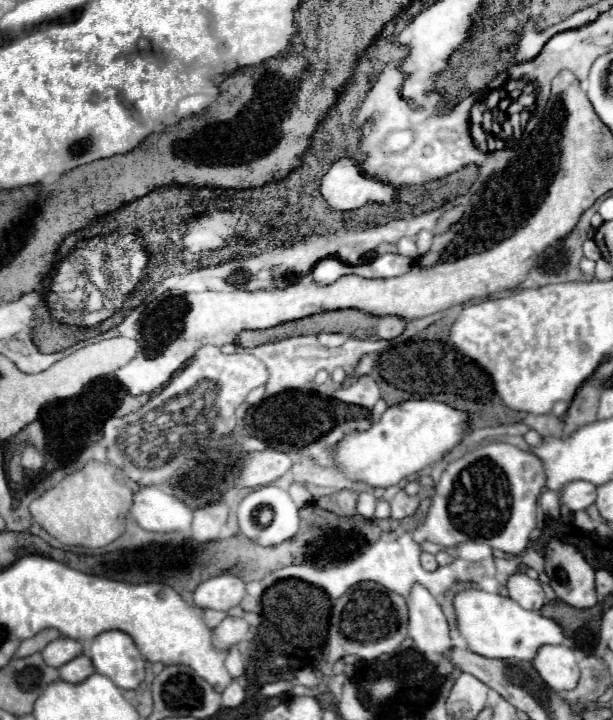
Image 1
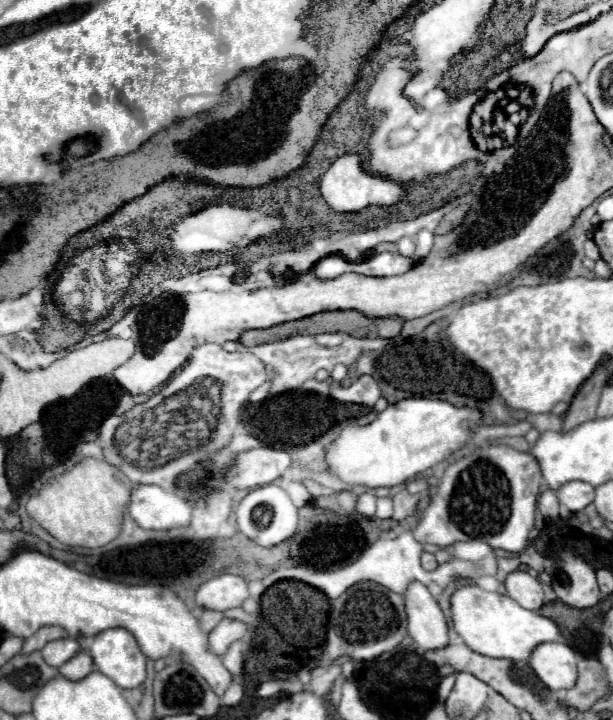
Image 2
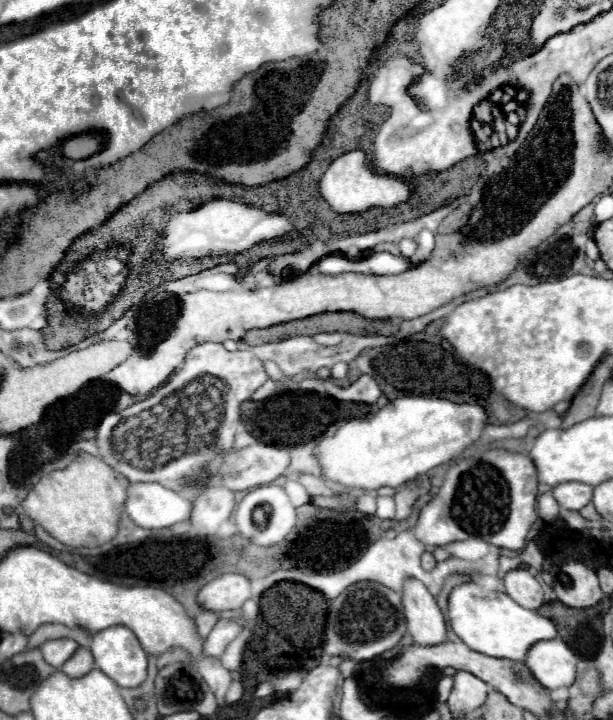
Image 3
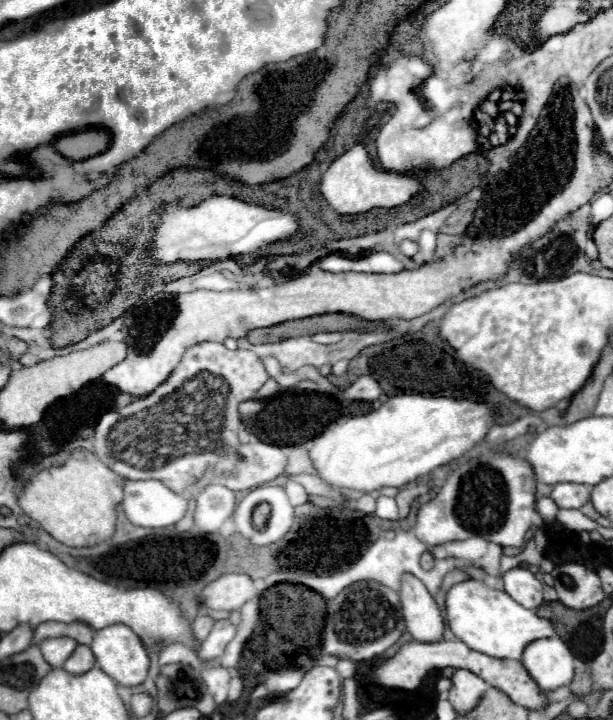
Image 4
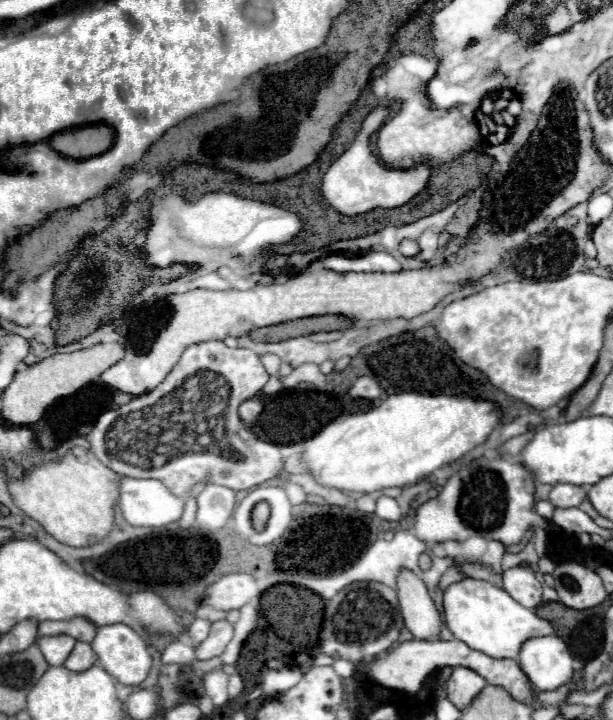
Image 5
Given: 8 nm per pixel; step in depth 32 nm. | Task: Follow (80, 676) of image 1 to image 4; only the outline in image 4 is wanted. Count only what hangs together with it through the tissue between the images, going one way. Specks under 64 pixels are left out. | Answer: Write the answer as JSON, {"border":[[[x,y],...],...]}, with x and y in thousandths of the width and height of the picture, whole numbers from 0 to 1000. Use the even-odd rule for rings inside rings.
{"border":[[[127,894],[117,911],[104,919],[104,931],[111,931],[114,936],[137,936],[150,925],[153,925],[153,908],[140,894]]]}

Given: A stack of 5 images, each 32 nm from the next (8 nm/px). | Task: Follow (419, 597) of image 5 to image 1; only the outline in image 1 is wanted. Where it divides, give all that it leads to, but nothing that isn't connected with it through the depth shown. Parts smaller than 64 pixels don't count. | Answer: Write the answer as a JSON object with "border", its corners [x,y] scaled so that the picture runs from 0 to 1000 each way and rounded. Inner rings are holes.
{"border":[[[675,811],[662,831],[666,839],[666,883],[675,889],[679,903],[692,911],[715,911],[737,900],[734,872],[715,833],[688,814]]]}

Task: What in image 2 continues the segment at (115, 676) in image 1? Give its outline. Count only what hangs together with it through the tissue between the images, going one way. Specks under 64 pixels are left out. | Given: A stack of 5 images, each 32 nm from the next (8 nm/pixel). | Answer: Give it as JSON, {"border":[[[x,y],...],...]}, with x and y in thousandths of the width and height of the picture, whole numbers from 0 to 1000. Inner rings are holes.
{"border":[[[176,872],[150,886],[147,908],[157,928],[186,944],[196,956],[222,956],[238,944],[238,911],[232,908],[222,886],[206,872]]]}

